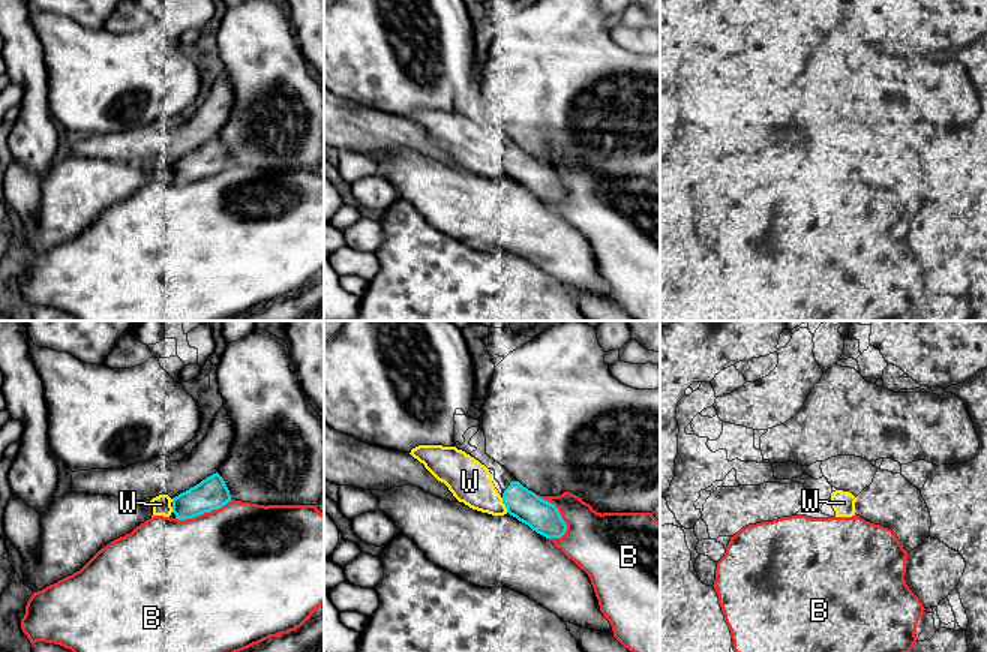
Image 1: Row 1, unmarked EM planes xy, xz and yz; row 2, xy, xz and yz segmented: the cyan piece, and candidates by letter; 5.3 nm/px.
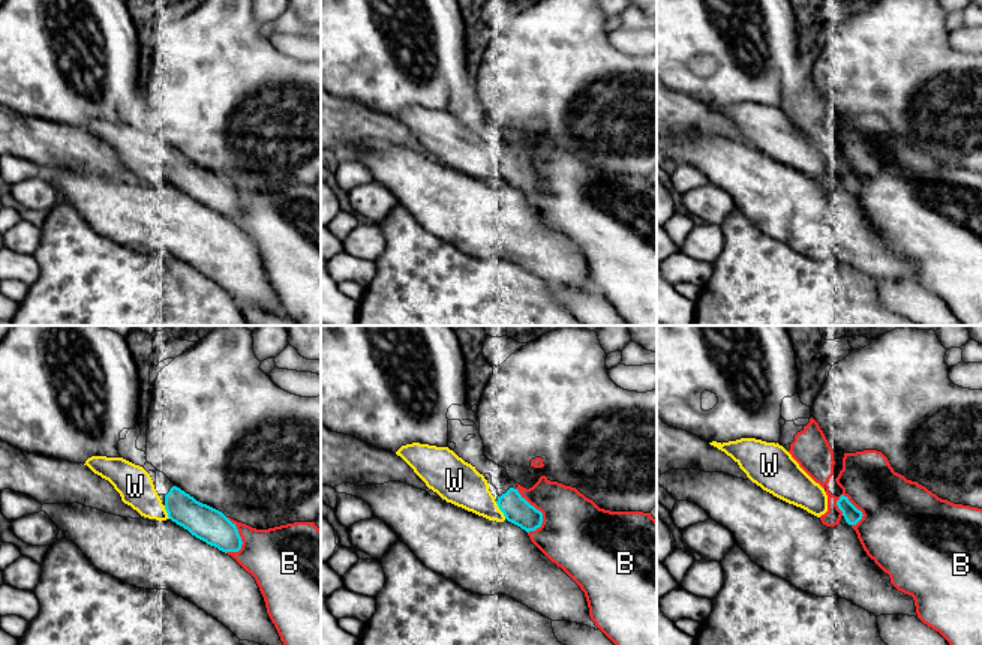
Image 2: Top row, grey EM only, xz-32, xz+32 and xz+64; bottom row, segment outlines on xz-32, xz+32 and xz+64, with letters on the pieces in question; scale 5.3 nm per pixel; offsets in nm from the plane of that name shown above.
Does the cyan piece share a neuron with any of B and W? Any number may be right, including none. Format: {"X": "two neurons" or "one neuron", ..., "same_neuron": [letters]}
{"B": "two neurons", "W": "one neuron", "same_neuron": ["W"]}

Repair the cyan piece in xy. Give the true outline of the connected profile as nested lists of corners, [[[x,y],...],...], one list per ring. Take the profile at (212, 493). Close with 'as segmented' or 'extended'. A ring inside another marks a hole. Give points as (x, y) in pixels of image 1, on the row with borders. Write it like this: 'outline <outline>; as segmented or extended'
outline [[[216,472],[172,499],[168,495],[159,495],[150,504],[153,516],[170,517],[174,513],[176,519],[186,520],[219,510],[230,501],[230,490]]]; extended

